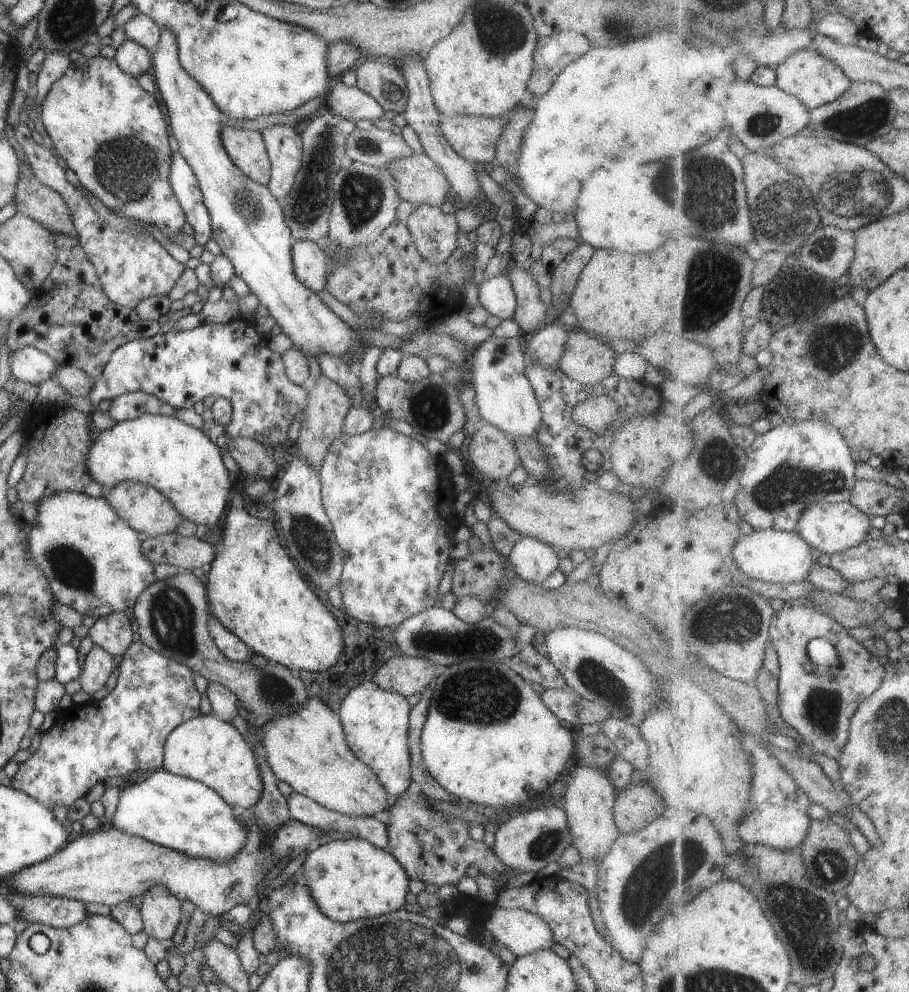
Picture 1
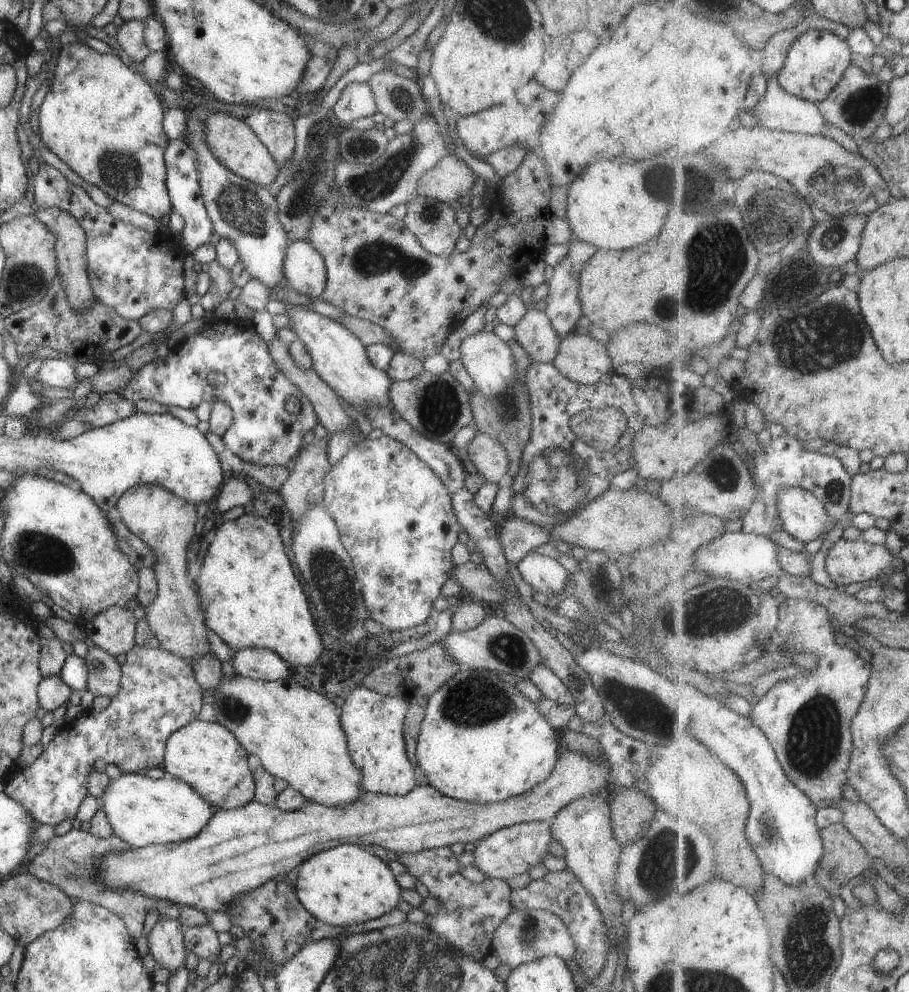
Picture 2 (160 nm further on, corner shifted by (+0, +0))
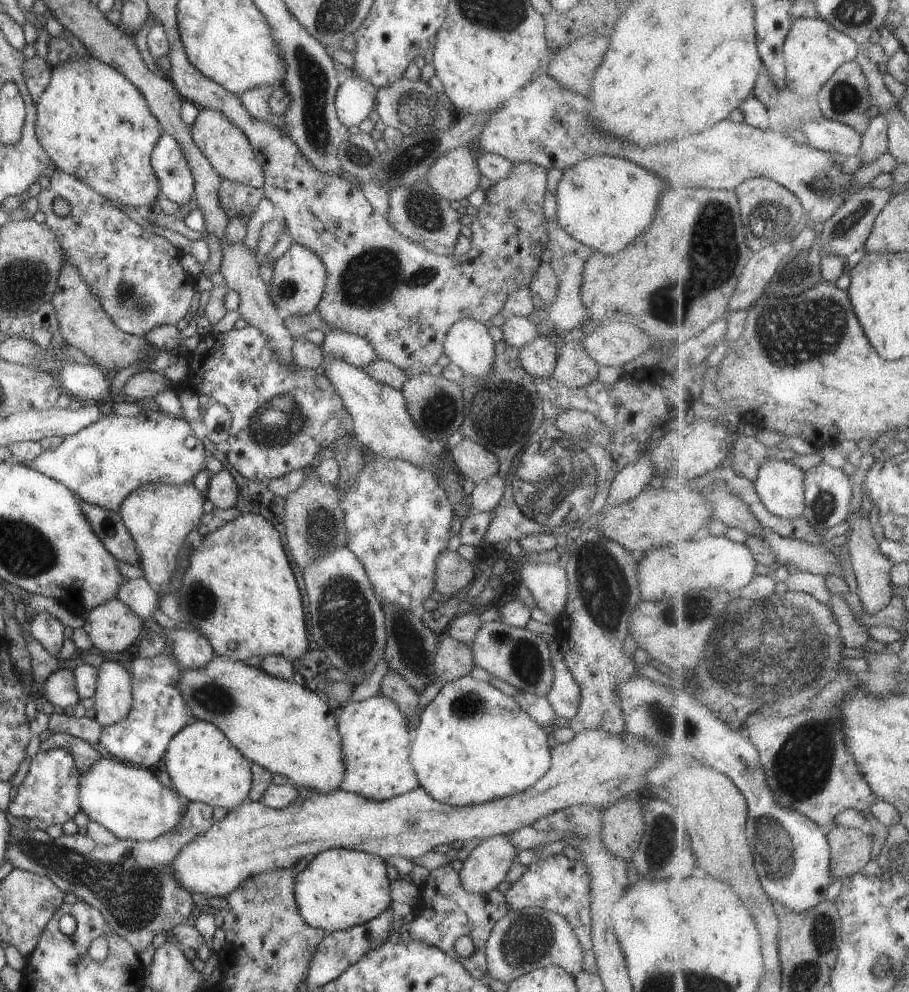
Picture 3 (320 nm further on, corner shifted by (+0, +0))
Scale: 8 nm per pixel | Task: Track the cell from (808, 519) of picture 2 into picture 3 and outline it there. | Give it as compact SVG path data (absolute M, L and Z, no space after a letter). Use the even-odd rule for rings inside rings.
M770 458L759 468L754 488L765 507L785 520L801 520L806 510L805 471L789 461Z

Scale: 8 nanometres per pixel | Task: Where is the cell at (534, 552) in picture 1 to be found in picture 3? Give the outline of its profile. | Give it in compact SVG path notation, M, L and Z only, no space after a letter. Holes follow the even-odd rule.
M562 562L554 564L534 564L521 566L518 571L519 581L523 584L526 590L529 590L529 594L533 600L535 600L535 605L538 609L548 614L552 619L552 624L556 623L553 621L554 618L561 616L563 611L566 595L567 595L567 573L565 572Z

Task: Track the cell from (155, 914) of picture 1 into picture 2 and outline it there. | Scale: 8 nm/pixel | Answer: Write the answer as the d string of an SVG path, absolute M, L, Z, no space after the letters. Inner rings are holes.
M159 918L147 933L148 954L158 967L166 968L169 975L184 966L186 959L183 945L184 930L177 919Z

